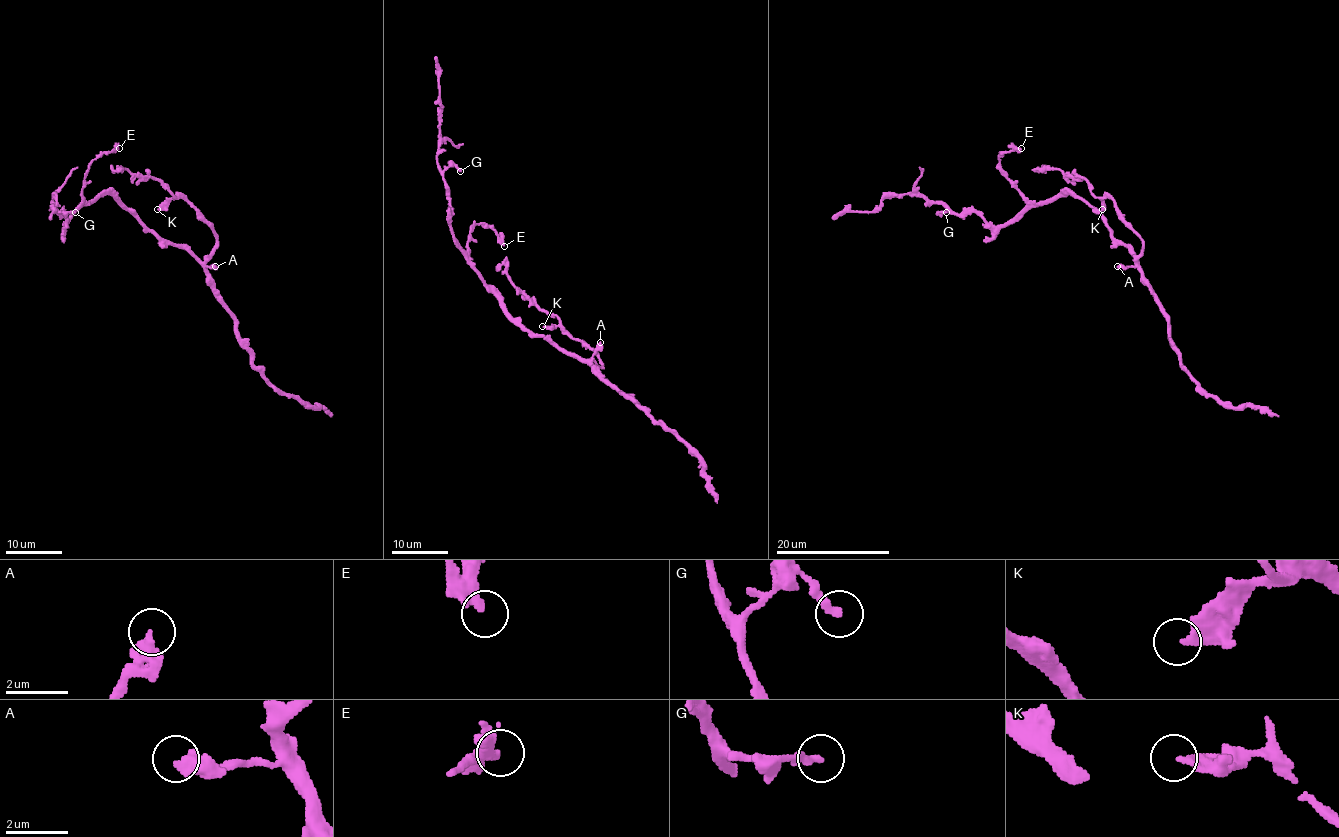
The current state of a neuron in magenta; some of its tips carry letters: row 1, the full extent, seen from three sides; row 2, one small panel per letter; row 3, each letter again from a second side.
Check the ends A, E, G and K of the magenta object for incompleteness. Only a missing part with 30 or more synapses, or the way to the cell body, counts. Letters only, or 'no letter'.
no letter

